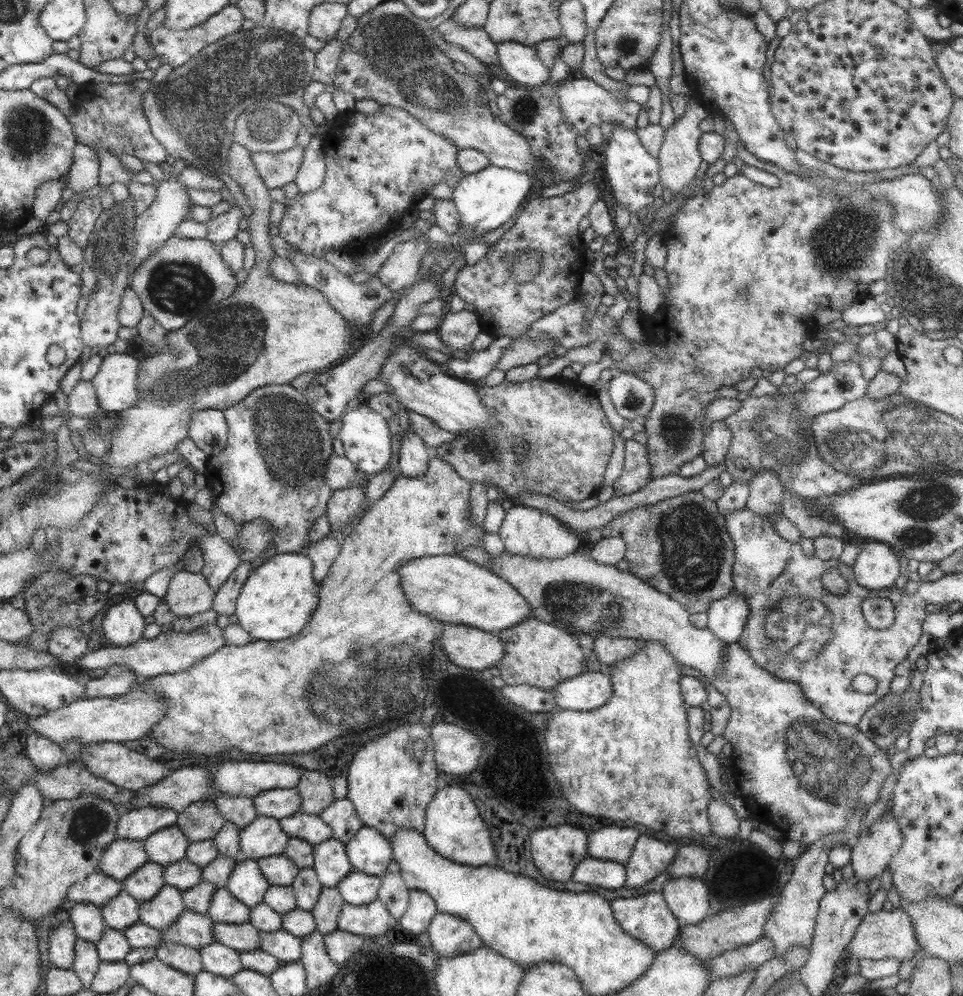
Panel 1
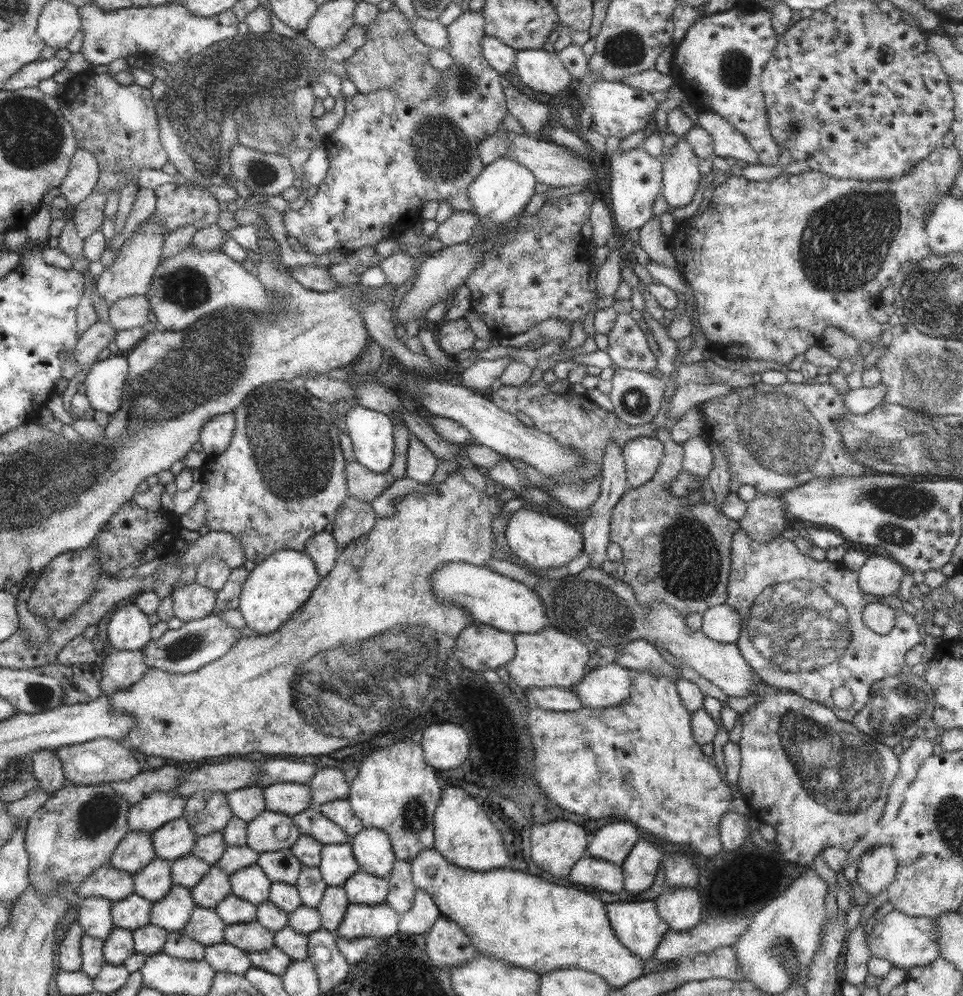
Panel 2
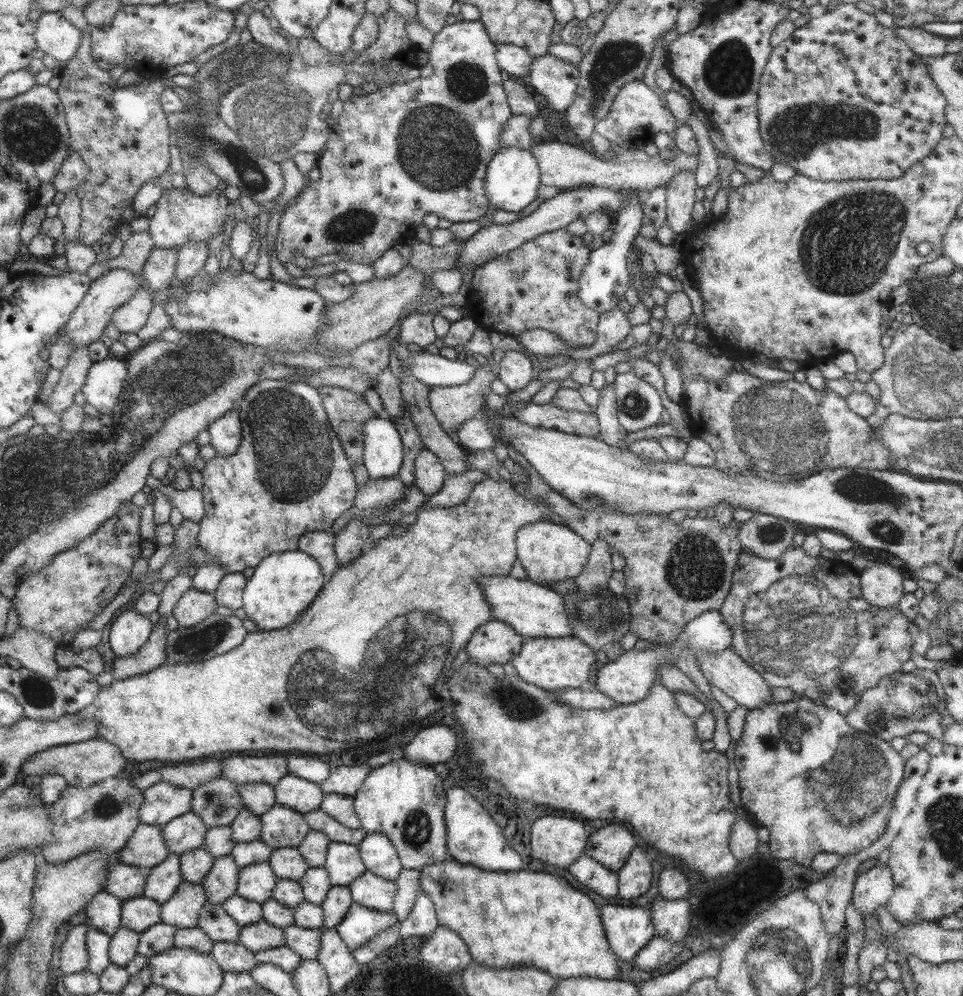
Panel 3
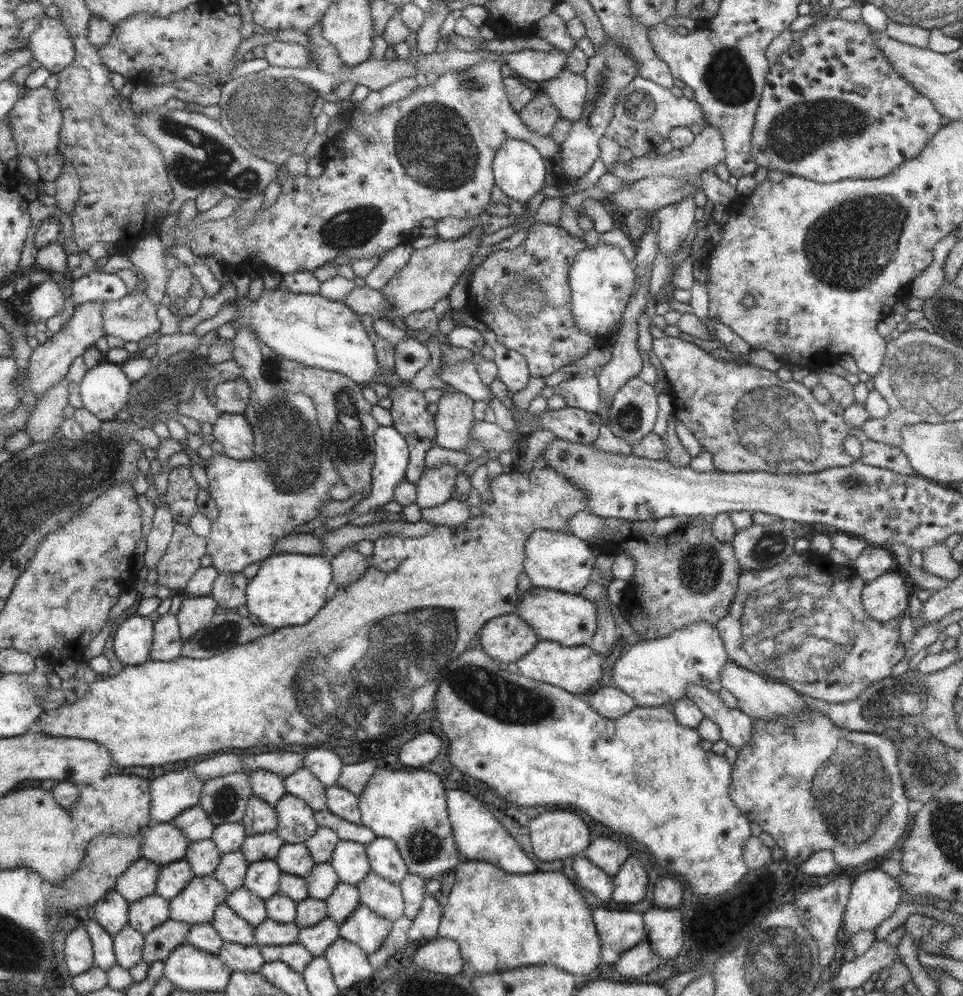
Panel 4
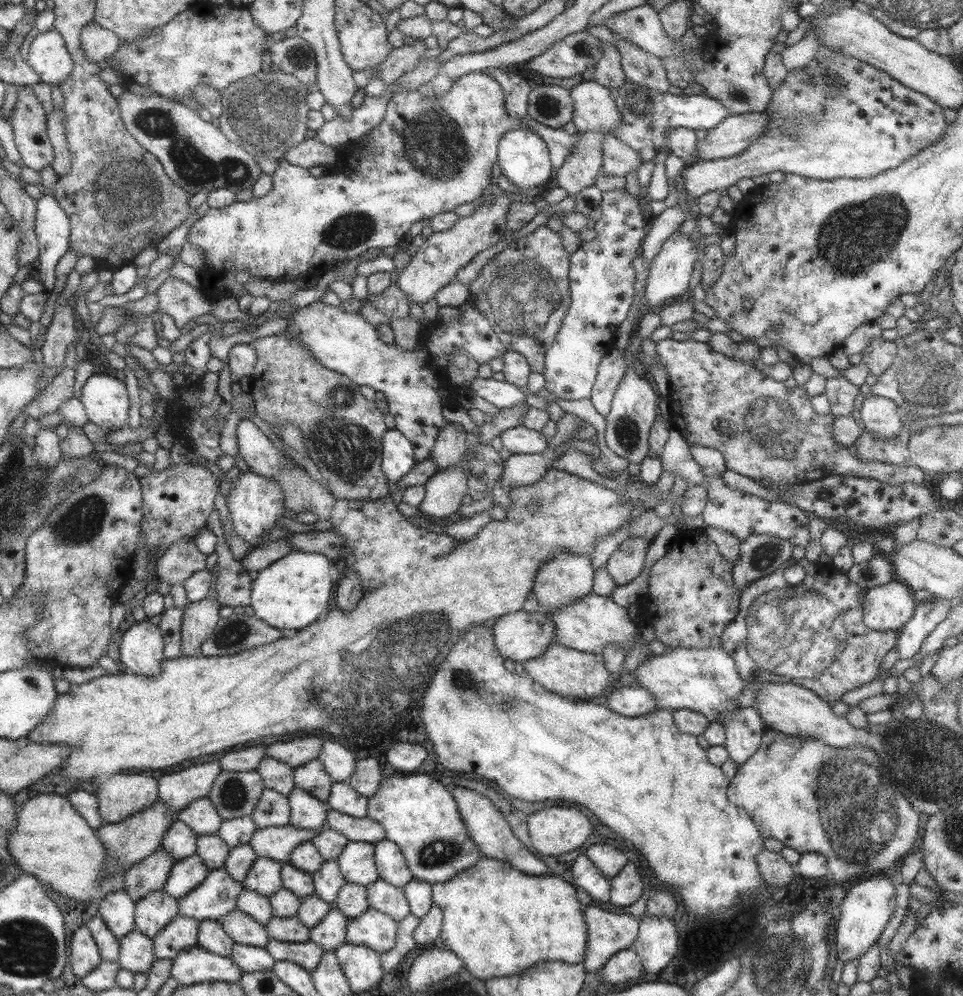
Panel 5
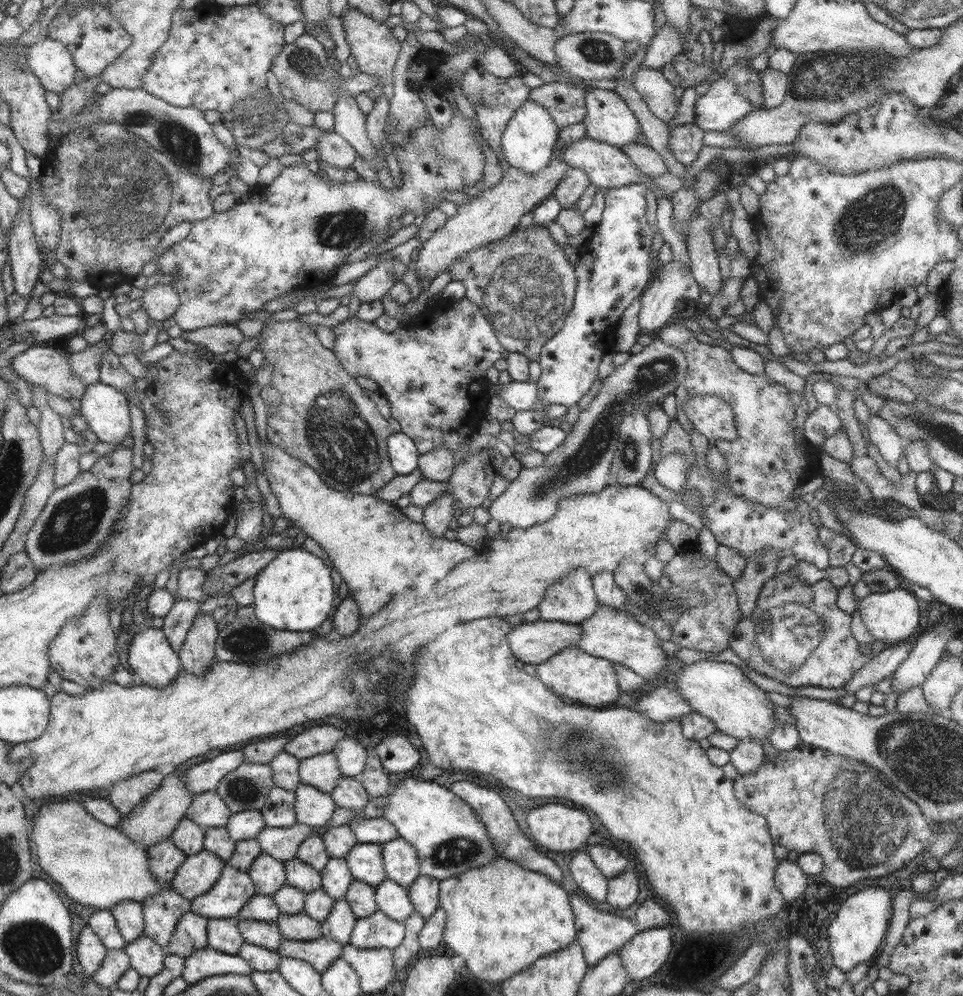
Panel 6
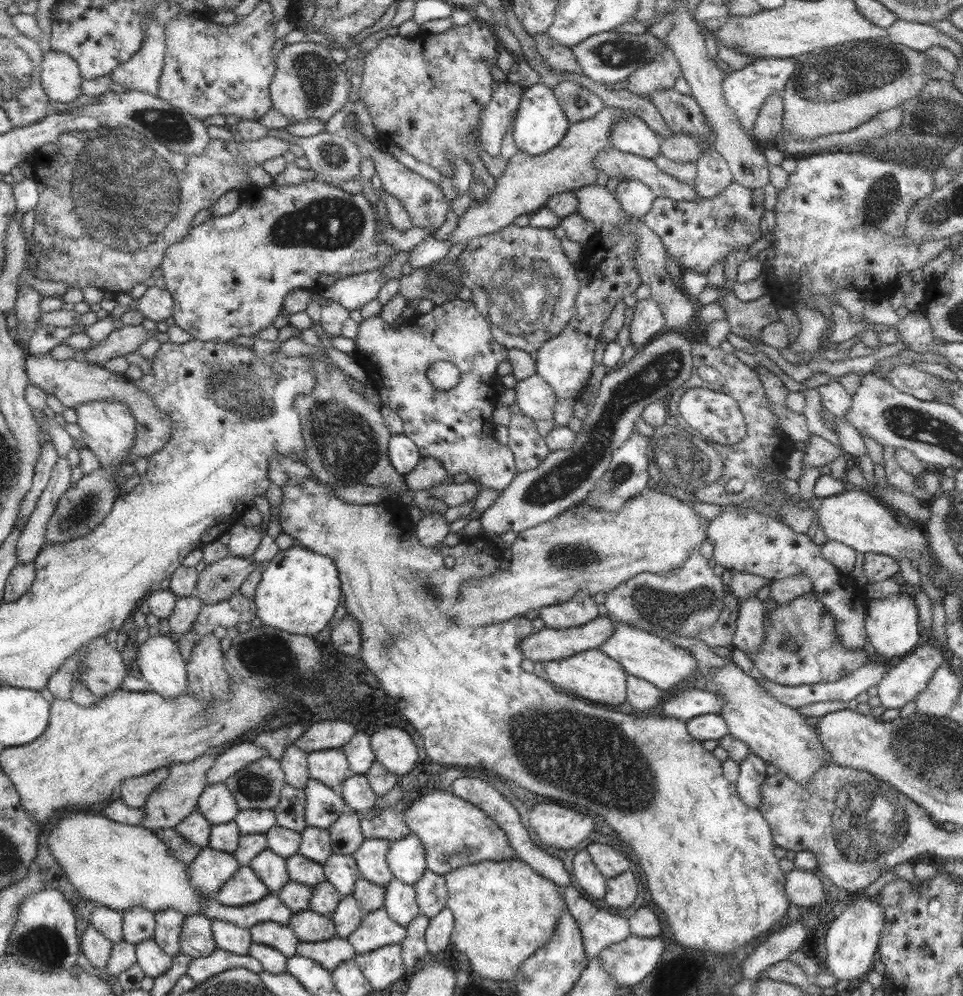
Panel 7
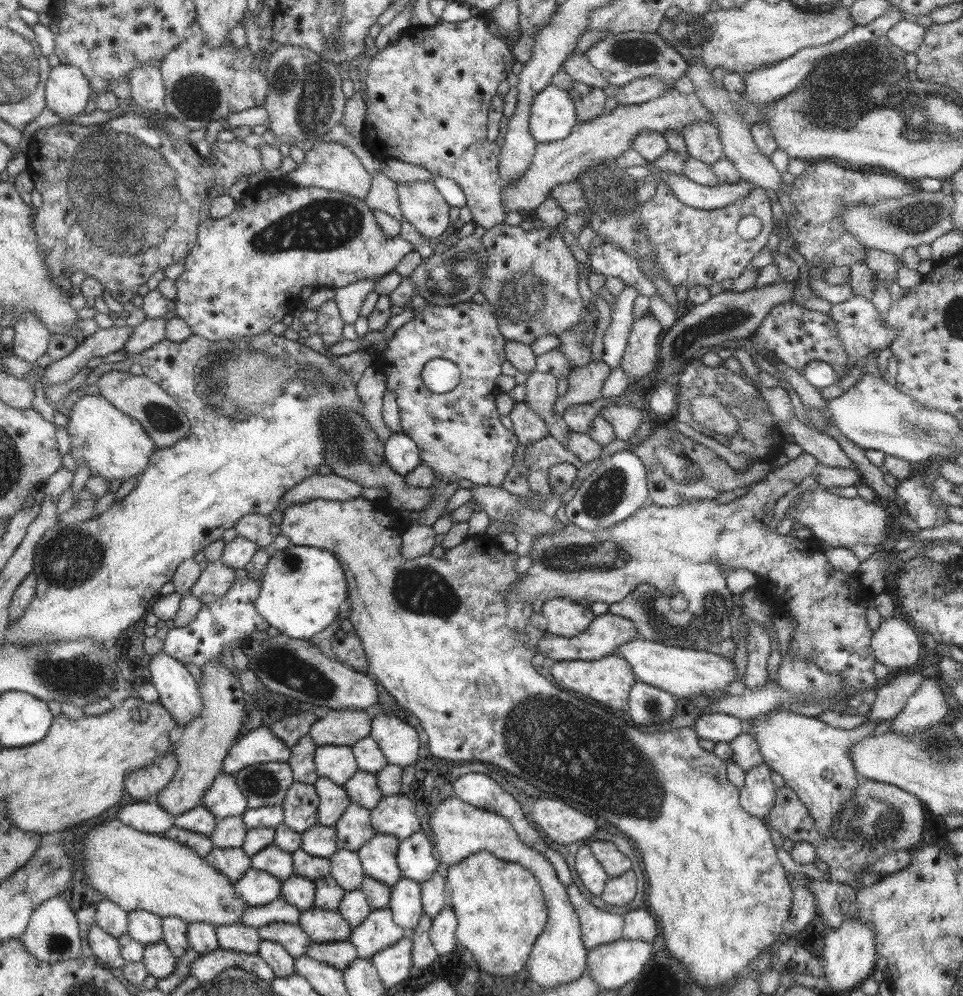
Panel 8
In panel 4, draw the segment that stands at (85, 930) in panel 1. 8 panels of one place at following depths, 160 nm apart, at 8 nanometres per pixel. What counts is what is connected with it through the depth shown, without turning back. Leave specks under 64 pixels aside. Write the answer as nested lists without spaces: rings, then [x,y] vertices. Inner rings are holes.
[[[118,891],[109,892],[94,906],[96,921],[113,937],[129,926],[131,903]]]

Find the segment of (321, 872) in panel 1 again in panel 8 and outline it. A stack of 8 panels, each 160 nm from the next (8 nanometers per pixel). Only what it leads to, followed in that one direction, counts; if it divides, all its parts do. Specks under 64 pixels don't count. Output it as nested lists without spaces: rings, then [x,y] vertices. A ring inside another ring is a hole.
[[[374,835],[356,852],[365,877],[392,887],[403,876],[397,863],[398,840],[390,835]]]

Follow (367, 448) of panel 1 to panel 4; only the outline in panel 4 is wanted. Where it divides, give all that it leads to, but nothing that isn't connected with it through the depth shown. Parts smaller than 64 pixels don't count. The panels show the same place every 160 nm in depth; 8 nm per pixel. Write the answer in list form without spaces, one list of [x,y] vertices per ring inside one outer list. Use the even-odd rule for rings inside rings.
[[[379,425],[374,432],[374,464],[370,470],[370,491],[364,499],[361,499],[358,504],[353,506],[353,514],[348,518],[348,524],[359,524],[357,518],[359,514],[367,514],[374,507],[381,507],[386,502],[391,500],[391,493],[395,486],[405,480],[406,466],[409,462],[409,446],[406,444],[406,439],[390,426]]]

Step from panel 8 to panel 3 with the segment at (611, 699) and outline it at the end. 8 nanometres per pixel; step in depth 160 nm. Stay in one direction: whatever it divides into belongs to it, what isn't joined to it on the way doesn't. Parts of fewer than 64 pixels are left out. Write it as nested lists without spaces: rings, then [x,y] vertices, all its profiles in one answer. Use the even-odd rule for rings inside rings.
[[[577,637],[559,638],[531,638],[522,640],[522,648],[517,656],[511,659],[511,666],[515,668],[518,678],[537,688],[557,692],[562,688],[588,688],[589,666],[593,664],[595,656],[591,647]]]

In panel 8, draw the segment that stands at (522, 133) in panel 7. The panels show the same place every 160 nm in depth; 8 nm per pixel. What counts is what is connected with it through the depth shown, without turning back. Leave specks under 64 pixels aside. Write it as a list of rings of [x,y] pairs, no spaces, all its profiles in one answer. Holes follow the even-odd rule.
[[[549,84],[533,98],[528,131],[536,144],[566,139],[575,123],[575,109],[566,90]]]

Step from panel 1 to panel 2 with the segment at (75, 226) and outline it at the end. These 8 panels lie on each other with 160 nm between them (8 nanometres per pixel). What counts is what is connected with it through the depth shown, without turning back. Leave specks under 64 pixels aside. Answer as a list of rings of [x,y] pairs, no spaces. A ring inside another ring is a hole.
[[[90,67],[82,73],[72,76],[65,92],[59,99],[62,113],[74,125],[79,149],[84,148],[93,152],[101,167],[100,179],[93,194],[75,207],[76,215],[74,219],[77,223],[77,230],[79,236],[86,240],[106,220],[105,204],[107,204],[107,194],[111,190],[119,193],[122,188],[130,184],[128,182],[129,175],[137,181],[138,174],[143,168],[159,170],[168,161],[168,158],[165,156],[165,149],[162,148],[161,137],[159,136],[158,112],[156,111],[153,94],[151,94],[149,88],[143,88],[143,86],[132,82],[127,86],[121,86],[115,78],[112,78],[111,74],[97,74]]]

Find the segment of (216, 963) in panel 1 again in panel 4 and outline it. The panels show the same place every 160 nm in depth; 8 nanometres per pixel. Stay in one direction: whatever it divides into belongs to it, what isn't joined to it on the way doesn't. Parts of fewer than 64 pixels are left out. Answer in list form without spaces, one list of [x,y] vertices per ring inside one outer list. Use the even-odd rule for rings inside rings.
[[[223,941],[216,956],[232,971],[257,973],[264,963],[257,945],[243,946]]]

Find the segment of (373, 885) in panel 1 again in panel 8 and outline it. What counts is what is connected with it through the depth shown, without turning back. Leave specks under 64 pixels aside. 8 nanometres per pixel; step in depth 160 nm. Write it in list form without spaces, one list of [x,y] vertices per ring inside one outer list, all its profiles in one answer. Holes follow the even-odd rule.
[[[402,877],[391,887],[388,908],[393,913],[393,921],[406,933],[410,933],[423,915],[420,883]]]

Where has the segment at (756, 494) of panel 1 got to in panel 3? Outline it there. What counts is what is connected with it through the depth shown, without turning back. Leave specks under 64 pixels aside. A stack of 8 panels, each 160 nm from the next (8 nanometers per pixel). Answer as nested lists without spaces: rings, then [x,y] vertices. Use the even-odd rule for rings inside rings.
[[[754,512],[740,527],[742,550],[763,560],[777,560],[783,550],[792,544],[795,527],[794,523],[784,518]]]

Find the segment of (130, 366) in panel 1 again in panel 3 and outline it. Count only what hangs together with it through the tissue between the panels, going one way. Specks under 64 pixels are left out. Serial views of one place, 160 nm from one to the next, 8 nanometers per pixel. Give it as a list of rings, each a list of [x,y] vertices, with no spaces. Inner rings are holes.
[[[106,358],[95,362],[87,377],[87,382],[81,390],[88,404],[103,415],[113,416],[115,408],[119,405],[120,394],[127,386],[127,369],[128,363],[126,360]]]

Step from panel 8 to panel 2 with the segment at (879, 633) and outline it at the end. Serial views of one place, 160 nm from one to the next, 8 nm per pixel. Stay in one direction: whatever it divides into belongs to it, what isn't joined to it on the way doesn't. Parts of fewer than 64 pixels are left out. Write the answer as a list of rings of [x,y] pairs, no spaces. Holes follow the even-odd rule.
[[[869,556],[858,569],[858,587],[862,593],[884,597],[897,590],[903,576],[898,562],[881,556]]]

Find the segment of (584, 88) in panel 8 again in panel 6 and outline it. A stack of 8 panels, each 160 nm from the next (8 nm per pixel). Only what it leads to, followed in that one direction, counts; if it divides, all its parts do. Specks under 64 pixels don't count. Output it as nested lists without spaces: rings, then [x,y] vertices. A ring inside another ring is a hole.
[[[549,82],[530,88],[528,100],[542,106],[560,130],[578,123],[585,114],[585,91],[566,82]]]

